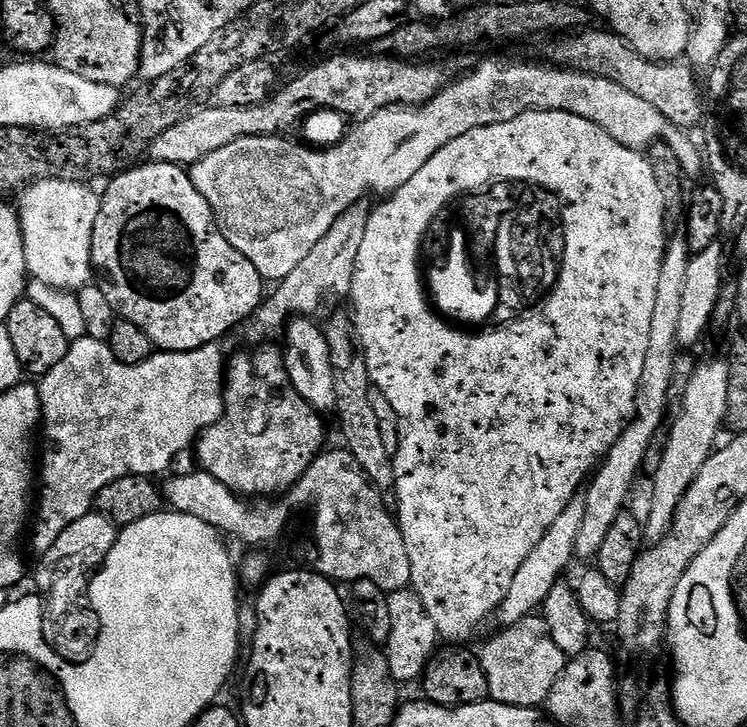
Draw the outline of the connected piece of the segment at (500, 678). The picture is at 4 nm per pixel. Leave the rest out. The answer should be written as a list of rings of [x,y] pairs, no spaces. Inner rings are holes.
[[[533,614],[522,618],[522,622],[509,624],[499,629],[501,632],[485,646],[484,652],[479,653],[482,670],[486,674],[488,695],[500,704],[509,704],[519,708],[540,708],[547,701],[554,682],[566,670],[565,654],[552,639],[550,630],[540,614]]]

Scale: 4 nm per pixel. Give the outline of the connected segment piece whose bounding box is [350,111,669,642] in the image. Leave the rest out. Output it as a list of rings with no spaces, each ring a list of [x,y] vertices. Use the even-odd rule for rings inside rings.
[[[535,111],[535,112],[527,112],[527,113],[526,113],[526,114],[522,114],[522,115],[521,115],[521,116],[519,116],[519,117],[518,117],[518,118],[514,118],[514,119],[513,119],[513,120],[511,120],[511,121],[510,121],[510,122],[502,122],[502,123],[501,123],[501,124],[495,124],[495,125],[494,125],[494,126],[486,126],[486,127],[485,127],[485,128],[475,128],[475,129],[474,129],[474,130],[470,130],[470,134],[462,134],[462,138],[454,138],[454,142],[446,142],[446,146],[442,146],[442,150],[438,150],[438,154],[434,154],[434,158],[430,158],[430,162],[426,162],[426,166],[422,166],[422,170],[418,170],[418,174],[414,174],[414,178],[410,178],[410,182],[406,182],[406,186],[402,186],[402,187],[401,187],[401,188],[400,188],[400,189],[399,189],[399,190],[397,190],[397,192],[394,192],[394,193],[392,193],[392,195],[391,195],[391,196],[389,196],[389,197],[387,197],[387,198],[384,198],[384,199],[381,199],[381,200],[380,200],[380,201],[379,201],[379,203],[377,203],[377,204],[380,204],[380,205],[378,205],[378,206],[377,206],[377,208],[375,208],[375,207],[373,207],[373,208],[372,208],[372,209],[371,209],[371,212],[370,212],[370,215],[369,215],[369,217],[368,217],[368,221],[367,221],[367,222],[366,222],[366,230],[365,230],[365,231],[364,231],[364,233],[363,233],[363,234],[362,234],[362,247],[360,247],[360,249],[359,249],[359,250],[358,250],[358,262],[354,262],[354,278],[353,278],[353,279],[352,279],[352,290],[351,290],[351,293],[350,293],[350,301],[351,301],[351,300],[352,300],[352,309],[350,309],[350,312],[351,312],[351,315],[352,315],[352,316],[353,316],[353,317],[354,317],[354,319],[355,319],[355,321],[356,321],[356,336],[357,336],[357,338],[358,338],[358,339],[360,339],[360,346],[361,346],[361,348],[363,348],[363,349],[364,349],[364,357],[365,357],[365,358],[366,358],[366,370],[367,370],[367,371],[368,371],[368,376],[369,376],[369,377],[370,377],[370,378],[371,378],[371,379],[372,379],[372,386],[373,386],[373,387],[374,387],[374,388],[377,388],[377,389],[378,389],[378,390],[380,390],[380,391],[381,391],[381,392],[382,392],[382,394],[384,394],[384,395],[385,395],[385,396],[386,396],[386,399],[387,399],[387,401],[389,401],[389,402],[390,402],[390,405],[392,405],[392,407],[393,407],[393,408],[394,408],[394,413],[396,413],[396,414],[397,414],[397,422],[398,422],[398,450],[397,450],[397,452],[396,452],[396,454],[395,454],[395,455],[394,455],[394,463],[395,463],[395,466],[396,466],[396,487],[395,487],[395,489],[394,489],[394,497],[395,497],[395,496],[396,496],[396,508],[395,508],[395,504],[394,504],[394,515],[395,515],[395,517],[396,517],[396,519],[397,519],[397,521],[398,521],[398,523],[399,523],[399,526],[400,526],[400,533],[401,533],[401,534],[402,534],[402,538],[403,538],[403,539],[404,539],[404,541],[405,541],[405,542],[406,542],[406,554],[407,554],[407,555],[408,555],[408,557],[409,557],[409,558],[410,558],[410,574],[411,574],[411,575],[412,575],[412,583],[411,583],[411,587],[412,587],[412,588],[413,588],[413,589],[414,589],[414,591],[415,591],[415,594],[416,594],[416,596],[417,596],[417,597],[418,597],[418,599],[420,599],[420,601],[421,601],[421,602],[422,602],[422,606],[423,606],[423,607],[424,607],[424,609],[425,609],[425,610],[426,610],[426,614],[430,614],[430,618],[434,618],[434,626],[435,626],[435,627],[436,627],[436,630],[437,630],[437,633],[439,633],[439,635],[440,635],[440,636],[441,636],[441,637],[443,637],[443,639],[444,639],[444,636],[445,636],[445,638],[446,638],[446,639],[448,639],[448,640],[445,640],[445,641],[448,641],[448,642],[456,642],[456,641],[459,641],[459,640],[456,640],[456,639],[458,639],[458,638],[459,638],[459,636],[468,636],[468,635],[470,635],[470,634],[471,634],[471,632],[472,632],[472,628],[476,628],[476,627],[478,627],[478,626],[479,626],[479,624],[480,624],[480,623],[482,623],[482,622],[483,622],[483,620],[484,620],[484,619],[486,619],[486,618],[487,618],[487,616],[488,616],[488,615],[490,615],[490,614],[491,614],[491,612],[492,612],[492,615],[493,615],[493,613],[495,613],[495,612],[496,612],[496,611],[497,611],[497,609],[499,609],[499,606],[500,606],[500,603],[501,603],[501,602],[502,602],[502,598],[506,598],[506,590],[510,590],[510,582],[511,582],[511,581],[512,581],[512,579],[513,579],[513,578],[514,578],[514,574],[515,574],[515,573],[516,573],[516,571],[517,571],[517,570],[518,570],[518,566],[522,566],[522,562],[526,562],[526,558],[527,558],[527,557],[528,557],[528,555],[529,555],[529,554],[530,554],[530,550],[534,550],[534,546],[538,546],[538,542],[542,542],[542,534],[546,534],[546,530],[550,530],[550,526],[554,526],[554,518],[558,518],[558,514],[562,514],[562,510],[566,510],[566,506],[567,506],[567,505],[568,505],[568,503],[570,503],[570,501],[571,501],[571,500],[572,500],[572,499],[573,499],[573,498],[575,498],[575,497],[576,497],[576,496],[577,496],[577,495],[578,495],[578,493],[579,493],[579,492],[580,492],[580,491],[581,491],[581,489],[583,489],[583,488],[584,488],[584,487],[585,487],[585,484],[586,484],[586,481],[587,481],[587,480],[588,480],[588,479],[589,479],[589,477],[591,477],[591,476],[592,476],[592,475],[593,475],[593,473],[595,473],[595,471],[596,471],[596,469],[597,469],[597,467],[598,467],[598,465],[599,465],[599,464],[600,464],[600,463],[601,463],[601,461],[603,461],[603,459],[604,459],[604,457],[605,457],[605,456],[607,456],[607,455],[608,455],[608,451],[609,451],[609,450],[611,450],[611,449],[612,449],[612,447],[613,447],[613,446],[614,446],[614,442],[618,442],[618,438],[619,438],[619,437],[620,437],[620,435],[621,435],[621,434],[622,434],[622,430],[623,430],[623,429],[624,429],[624,428],[625,428],[625,427],[626,427],[626,426],[627,426],[627,424],[628,424],[628,422],[629,422],[629,420],[631,420],[631,418],[632,418],[632,415],[633,415],[633,414],[635,414],[635,413],[636,413],[636,407],[635,407],[635,406],[634,406],[634,398],[635,398],[635,397],[636,397],[636,395],[637,395],[637,394],[638,394],[638,378],[642,378],[642,362],[646,362],[646,346],[650,346],[650,318],[651,318],[651,317],[652,317],[652,316],[653,316],[653,315],[654,315],[654,297],[655,297],[655,295],[656,295],[656,290],[657,290],[657,288],[658,288],[658,274],[659,274],[659,273],[660,273],[660,270],[661,270],[661,268],[662,268],[662,258],[663,258],[663,257],[664,257],[664,249],[665,249],[665,247],[666,247],[666,235],[665,235],[665,236],[664,236],[664,216],[665,216],[665,217],[667,217],[667,216],[668,216],[668,215],[669,215],[669,210],[668,210],[668,203],[667,203],[667,202],[666,202],[666,201],[665,201],[665,200],[664,200],[664,199],[663,199],[663,198],[662,198],[662,190],[661,190],[661,188],[659,188],[659,187],[658,187],[658,181],[656,181],[656,179],[655,179],[655,178],[654,178],[654,170],[650,170],[650,162],[649,162],[649,161],[648,161],[648,157],[647,157],[647,155],[645,155],[645,153],[644,153],[644,152],[643,152],[643,151],[640,151],[640,150],[637,150],[637,149],[634,149],[634,148],[627,148],[627,147],[626,147],[626,146],[622,146],[622,142],[618,142],[618,141],[617,141],[617,140],[615,140],[615,139],[614,139],[614,138],[610,138],[610,134],[606,134],[606,130],[602,130],[602,126],[594,126],[594,122],[586,122],[586,118],[578,118],[578,117],[577,117],[577,116],[575,116],[575,115],[574,115],[574,114],[566,114],[566,113],[565,113],[565,112],[537,112],[537,111]],[[498,176],[516,176],[516,177],[531,177],[531,179],[532,179],[532,180],[536,180],[536,181],[539,181],[539,182],[540,182],[540,183],[541,183],[541,184],[546,184],[546,185],[547,185],[547,186],[548,186],[548,187],[550,187],[550,188],[557,188],[557,192],[560,192],[560,196],[563,196],[563,198],[564,198],[564,202],[565,202],[565,203],[566,203],[566,204],[568,204],[568,206],[567,206],[567,209],[566,209],[566,211],[565,211],[565,216],[567,216],[567,236],[568,236],[568,247],[567,247],[567,249],[566,249],[566,254],[565,254],[565,258],[564,258],[564,259],[562,259],[562,262],[561,262],[561,264],[560,264],[560,268],[561,268],[561,274],[560,274],[560,276],[559,276],[559,278],[557,278],[557,284],[556,284],[556,287],[555,287],[555,288],[553,288],[553,289],[551,289],[551,292],[550,292],[550,295],[549,295],[549,296],[548,296],[548,297],[547,297],[547,300],[546,300],[546,301],[545,301],[545,303],[544,303],[544,305],[543,305],[543,306],[542,306],[542,308],[541,308],[541,309],[538,309],[538,310],[535,310],[535,311],[533,311],[533,312],[532,312],[532,313],[531,313],[531,314],[528,314],[528,315],[525,315],[525,316],[524,316],[524,317],[523,317],[523,318],[520,318],[520,321],[518,321],[518,322],[517,322],[517,324],[508,324],[508,325],[506,325],[506,326],[505,326],[505,328],[496,328],[496,329],[494,329],[494,330],[493,330],[493,332],[480,332],[480,333],[478,333],[478,334],[477,334],[477,336],[467,336],[467,334],[466,334],[466,333],[464,333],[464,332],[459,332],[459,330],[461,330],[461,329],[460,329],[460,328],[459,328],[459,327],[456,327],[456,326],[453,326],[453,325],[452,325],[452,324],[451,324],[451,323],[448,323],[448,322],[445,322],[445,321],[444,321],[444,320],[443,320],[443,319],[441,319],[441,317],[440,317],[440,316],[439,316],[439,315],[437,315],[437,313],[436,313],[436,312],[435,312],[435,311],[433,311],[433,309],[432,309],[432,308],[431,308],[431,307],[430,307],[430,300],[429,300],[429,297],[428,297],[428,296],[427,296],[427,295],[426,295],[426,284],[425,284],[425,281],[424,281],[424,280],[423,280],[423,279],[422,279],[422,281],[420,281],[420,243],[422,243],[422,242],[423,242],[423,240],[426,240],[426,237],[427,237],[427,236],[428,236],[428,235],[429,235],[429,232],[430,232],[430,229],[431,229],[431,226],[432,226],[432,223],[433,223],[433,222],[434,222],[434,217],[436,217],[436,210],[437,210],[437,209],[438,209],[438,208],[440,208],[440,205],[442,205],[442,204],[444,204],[444,201],[446,201],[446,200],[448,200],[448,197],[450,197],[450,196],[454,196],[454,195],[456,195],[456,192],[461,192],[461,191],[463,191],[463,190],[465,190],[465,189],[466,189],[466,188],[472,188],[472,187],[475,187],[475,186],[477,186],[477,184],[482,184],[482,183],[484,183],[484,181],[485,181],[485,180],[489,180],[489,177],[498,177]]]

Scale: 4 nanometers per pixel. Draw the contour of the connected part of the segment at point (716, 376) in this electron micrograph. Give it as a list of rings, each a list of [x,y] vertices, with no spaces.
[[[701,359],[697,363],[684,391],[684,398],[679,401],[680,413],[672,424],[672,433],[667,433],[662,466],[658,466],[651,477],[652,501],[648,504],[648,520],[646,516],[643,521],[645,541],[655,542],[668,533],[668,527],[672,525],[672,519],[678,510],[678,502],[682,502],[682,494],[690,490],[690,482],[698,478],[698,470],[702,470],[702,466],[717,447],[716,435],[719,434],[720,427],[725,427],[728,419],[726,390],[729,382],[727,359]]]

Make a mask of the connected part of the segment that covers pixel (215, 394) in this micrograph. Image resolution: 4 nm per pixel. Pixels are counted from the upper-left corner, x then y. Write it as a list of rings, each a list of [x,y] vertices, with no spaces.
[[[86,335],[80,340],[71,341],[66,350],[66,358],[54,366],[45,376],[39,377],[38,387],[40,389],[40,414],[42,417],[42,436],[44,432],[44,457],[38,460],[38,496],[40,492],[40,505],[34,508],[34,524],[36,520],[36,533],[32,536],[32,548],[36,554],[43,554],[58,542],[58,534],[66,530],[66,526],[71,526],[73,522],[78,522],[78,518],[87,516],[93,511],[96,503],[96,496],[110,482],[118,482],[118,478],[127,476],[147,476],[149,478],[159,477],[159,472],[167,473],[174,462],[174,454],[178,450],[186,450],[195,445],[200,433],[206,431],[210,426],[214,426],[222,418],[224,413],[224,381],[226,372],[226,355],[220,349],[219,343],[207,344],[198,350],[189,352],[162,352],[157,351],[146,362],[141,364],[123,364],[114,358],[114,354],[109,350],[105,341],[96,341]]]

